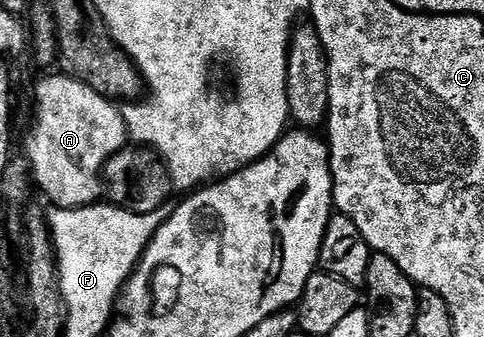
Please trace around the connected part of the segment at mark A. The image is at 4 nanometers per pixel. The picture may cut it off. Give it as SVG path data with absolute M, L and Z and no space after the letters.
M62 73L54 74L45 76L35 87L35 120L31 123L31 133L27 137L25 159L30 166L34 186L47 194L48 204L57 207L89 207L98 204L104 194L103 166L109 157L128 146L127 126L122 110L112 100L89 89L89 85L80 79L70 79Z

